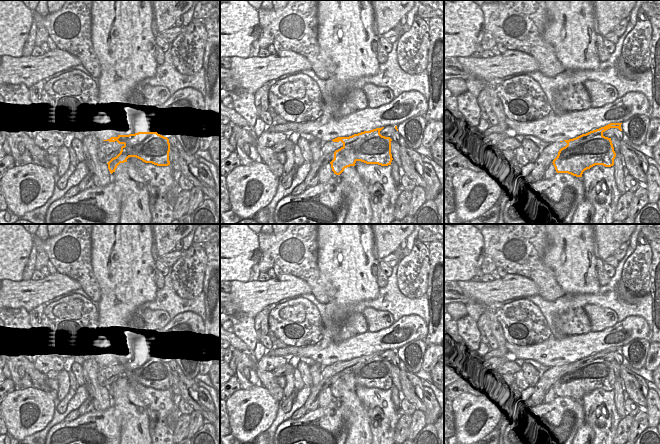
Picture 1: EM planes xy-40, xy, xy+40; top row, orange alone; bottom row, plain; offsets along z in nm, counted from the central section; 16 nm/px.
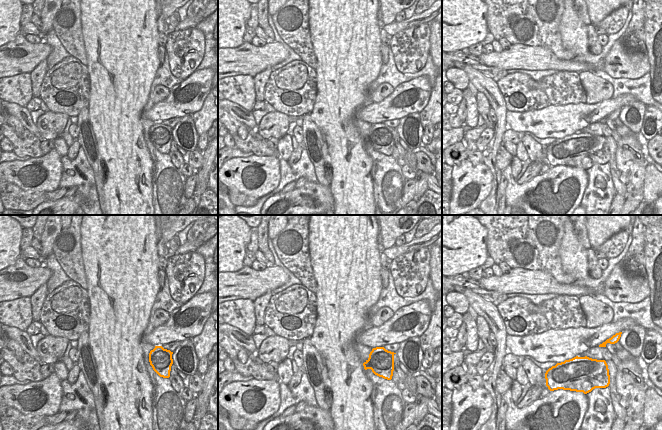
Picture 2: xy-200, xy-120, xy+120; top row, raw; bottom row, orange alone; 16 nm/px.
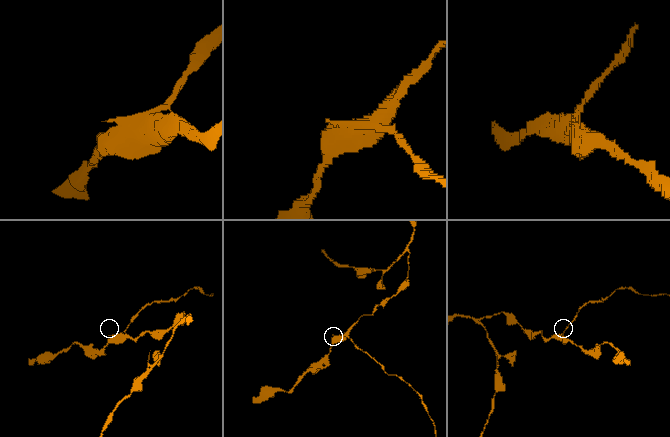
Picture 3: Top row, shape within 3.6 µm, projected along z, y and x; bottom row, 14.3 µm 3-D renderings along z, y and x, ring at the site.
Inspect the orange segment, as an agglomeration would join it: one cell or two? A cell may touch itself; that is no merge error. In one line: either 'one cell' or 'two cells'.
two cells

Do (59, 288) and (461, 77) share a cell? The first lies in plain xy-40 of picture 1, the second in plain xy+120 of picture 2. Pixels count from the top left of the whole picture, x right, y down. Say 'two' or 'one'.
two

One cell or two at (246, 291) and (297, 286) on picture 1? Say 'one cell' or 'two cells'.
one cell

